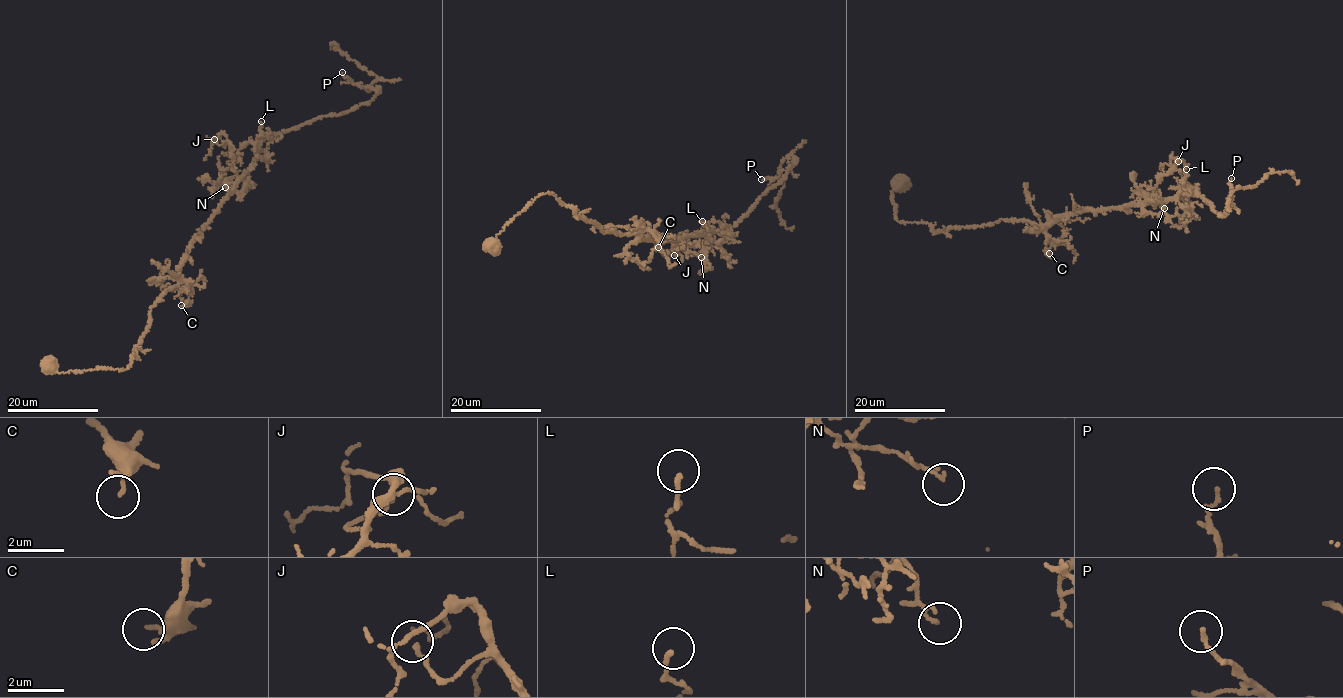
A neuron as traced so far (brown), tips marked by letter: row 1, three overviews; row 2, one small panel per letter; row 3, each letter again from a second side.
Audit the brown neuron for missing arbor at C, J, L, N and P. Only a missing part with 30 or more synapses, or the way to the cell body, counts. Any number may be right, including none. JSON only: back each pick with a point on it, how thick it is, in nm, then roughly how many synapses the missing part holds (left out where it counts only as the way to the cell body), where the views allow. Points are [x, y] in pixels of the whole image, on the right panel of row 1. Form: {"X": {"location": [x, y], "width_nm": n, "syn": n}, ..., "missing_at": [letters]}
{"missing_at": []}

